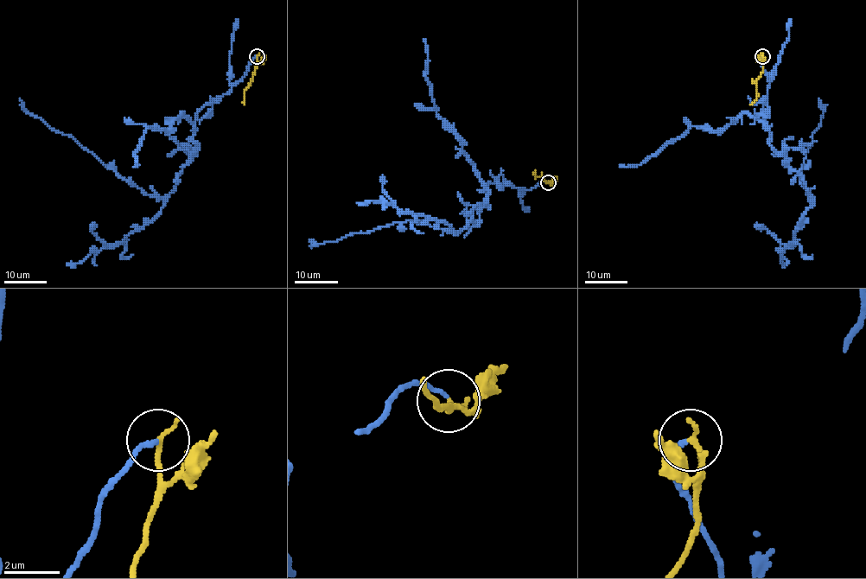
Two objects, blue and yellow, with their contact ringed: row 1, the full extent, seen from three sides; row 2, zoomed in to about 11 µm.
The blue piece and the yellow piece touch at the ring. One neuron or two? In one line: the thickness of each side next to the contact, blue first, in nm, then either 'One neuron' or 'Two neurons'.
Thickness 130 nm (blue) against 190 nm. One neuron

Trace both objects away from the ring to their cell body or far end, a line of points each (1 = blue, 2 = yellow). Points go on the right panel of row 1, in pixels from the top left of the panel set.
1: (761, 56), (770, 83), (762, 111), (768, 143), (801, 175), (811, 197), (799, 179), (820, 124), (819, 98)
2: (762, 56), (763, 67), (756, 81), (757, 98), (749, 105)

